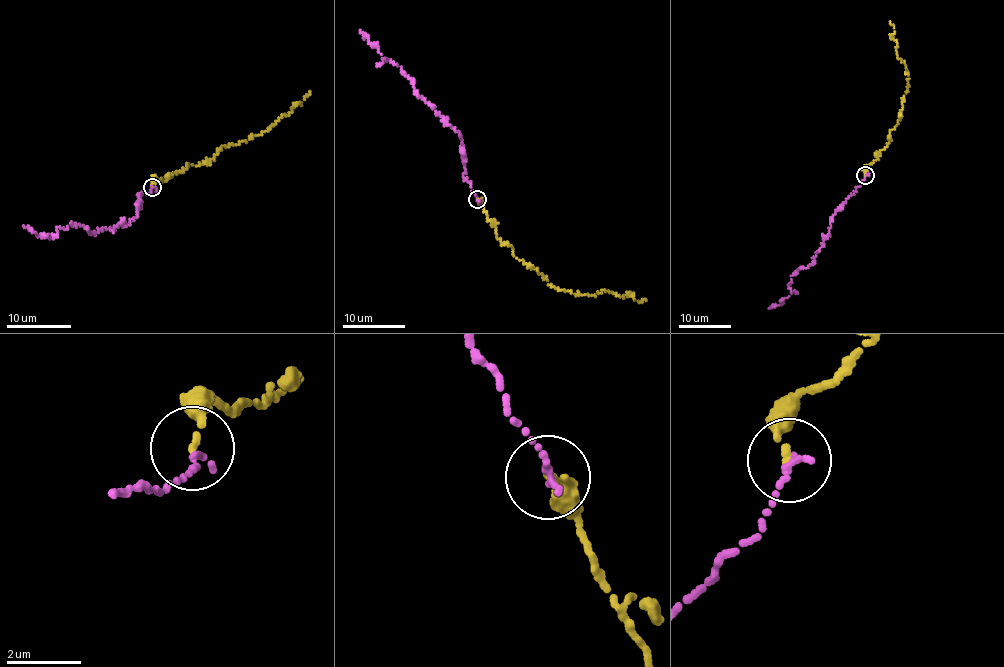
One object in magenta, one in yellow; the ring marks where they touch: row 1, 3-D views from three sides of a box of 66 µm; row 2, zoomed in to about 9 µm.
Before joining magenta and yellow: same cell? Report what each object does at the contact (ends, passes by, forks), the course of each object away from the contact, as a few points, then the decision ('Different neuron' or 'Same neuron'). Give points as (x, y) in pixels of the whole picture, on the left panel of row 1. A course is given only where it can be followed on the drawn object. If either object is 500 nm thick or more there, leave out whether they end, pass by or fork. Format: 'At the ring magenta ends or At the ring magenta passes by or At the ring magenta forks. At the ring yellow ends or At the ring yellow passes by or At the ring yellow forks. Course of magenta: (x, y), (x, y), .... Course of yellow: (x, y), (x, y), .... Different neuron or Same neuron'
At the ring magenta ends. At the ring yellow ends. Course of magenta: (153, 187), (139, 195), (131, 222), (94, 233), (73, 224), (51, 239), (23, 226). Course of yellow: (153, 186), (155, 178), (161, 180), (205, 162), (220, 147), (261, 135), (310, 91). Same neuron

